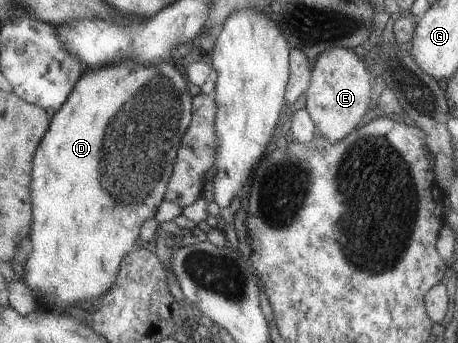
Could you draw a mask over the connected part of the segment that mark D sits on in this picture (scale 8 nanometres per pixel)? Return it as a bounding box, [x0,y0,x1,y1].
[22,60,191,314]

